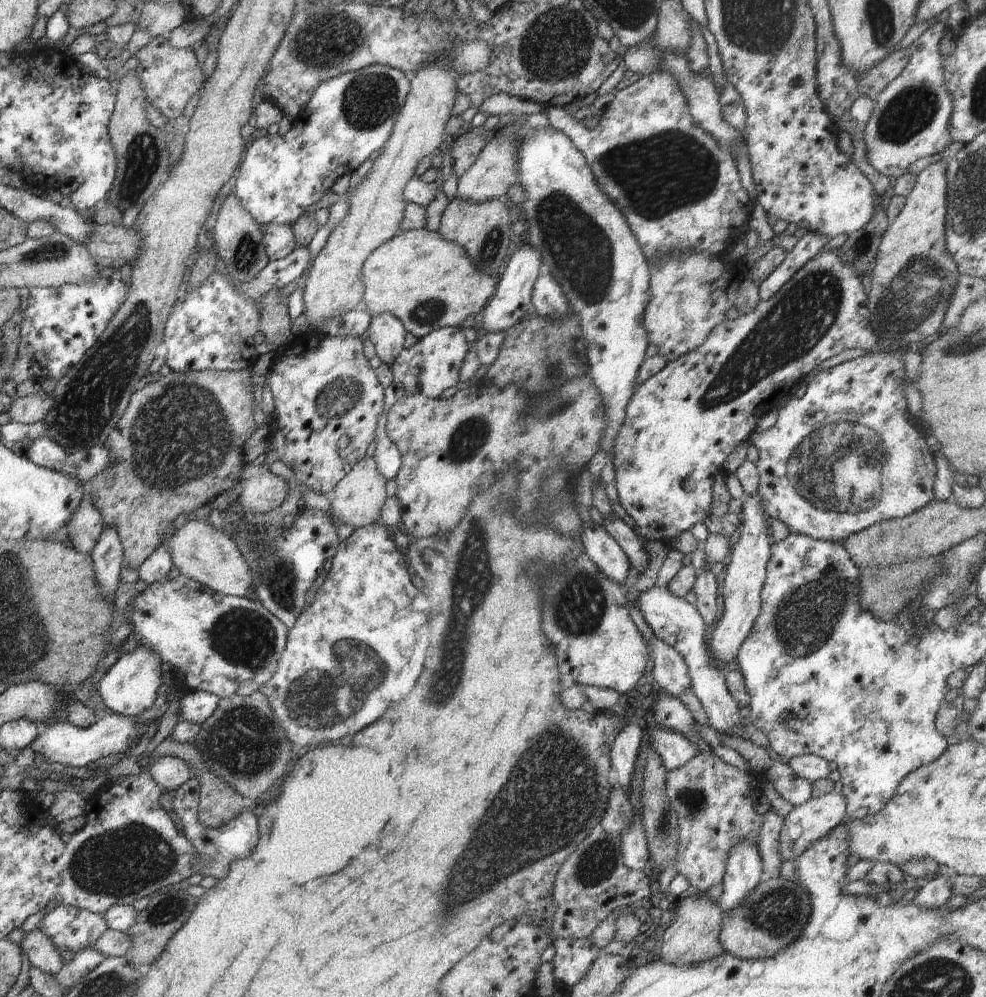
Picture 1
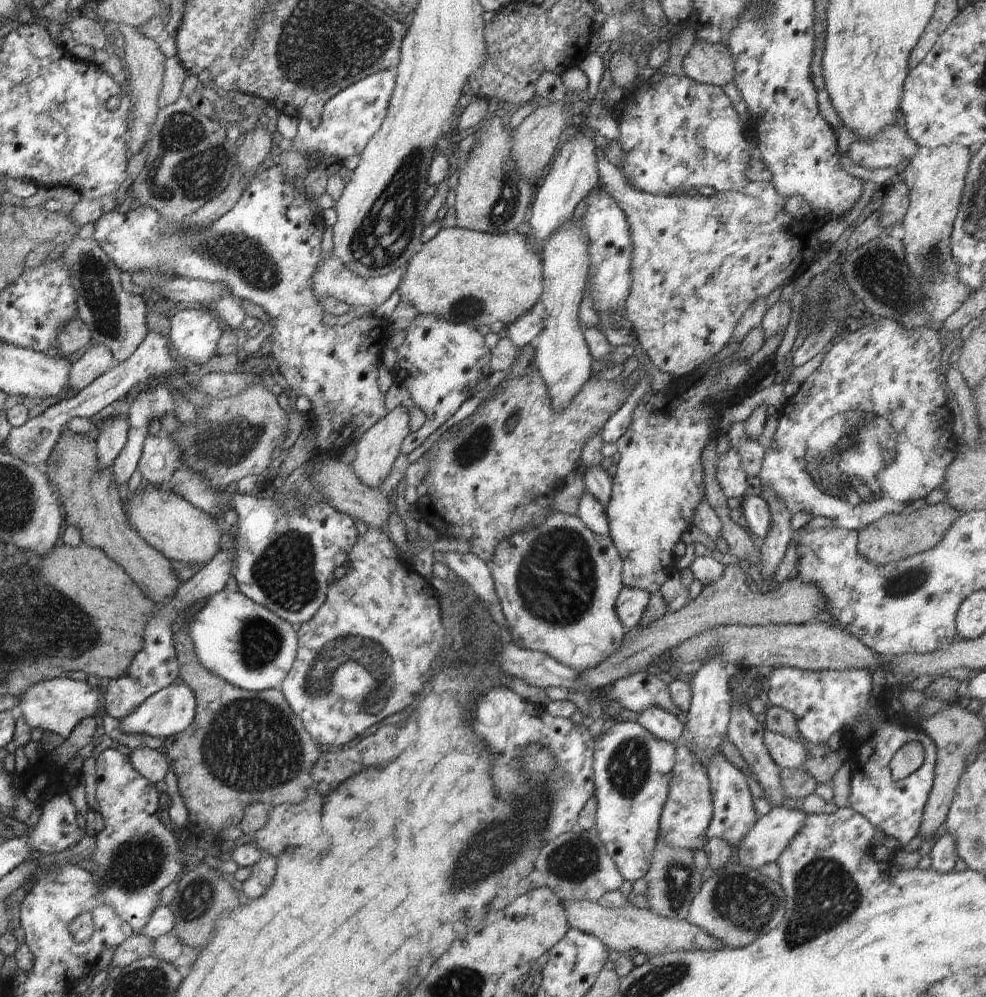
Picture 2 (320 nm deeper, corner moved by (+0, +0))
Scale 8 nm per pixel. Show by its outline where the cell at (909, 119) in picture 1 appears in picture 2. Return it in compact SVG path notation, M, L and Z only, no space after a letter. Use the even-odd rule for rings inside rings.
M895 122L870 141L854 141L845 155L851 164L876 170L898 166L906 158L911 159L918 149L905 128Z

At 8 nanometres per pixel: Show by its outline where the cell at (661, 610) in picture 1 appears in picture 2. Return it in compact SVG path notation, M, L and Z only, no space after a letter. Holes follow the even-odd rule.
M624 587L620 591L615 602L615 611L627 630L636 627L643 618L650 597L646 591L630 587Z

